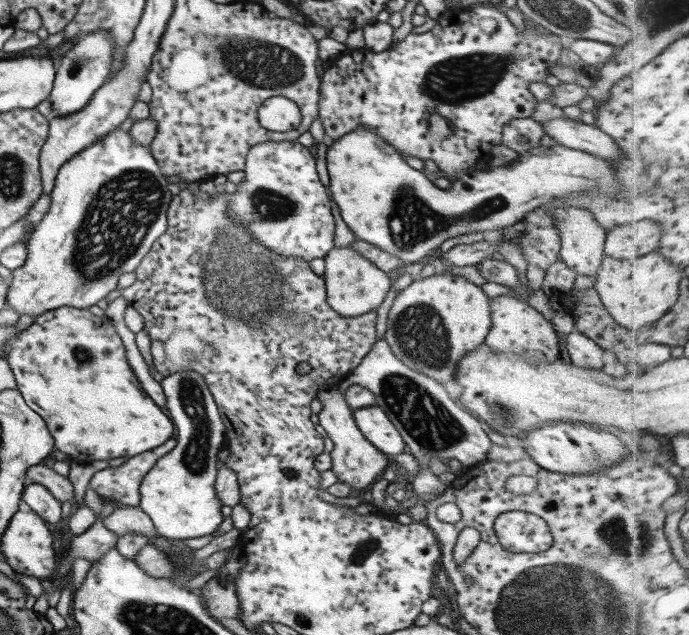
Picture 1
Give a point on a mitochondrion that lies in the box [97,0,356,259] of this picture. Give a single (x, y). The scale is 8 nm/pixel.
(262, 65)

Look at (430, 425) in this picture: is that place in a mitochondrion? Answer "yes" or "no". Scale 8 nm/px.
yes

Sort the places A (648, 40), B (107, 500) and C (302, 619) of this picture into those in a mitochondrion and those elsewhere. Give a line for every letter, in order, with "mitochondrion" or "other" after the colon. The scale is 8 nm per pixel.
A: mitochondrion
B: other
C: mitochondrion

